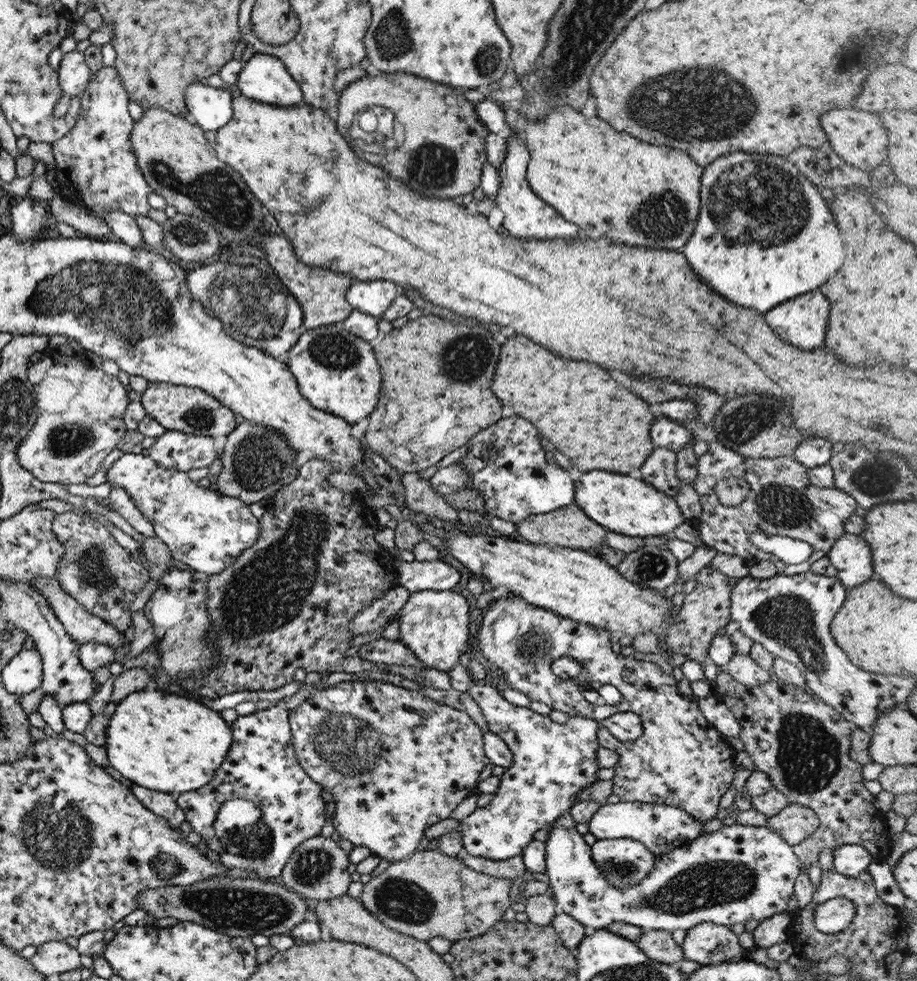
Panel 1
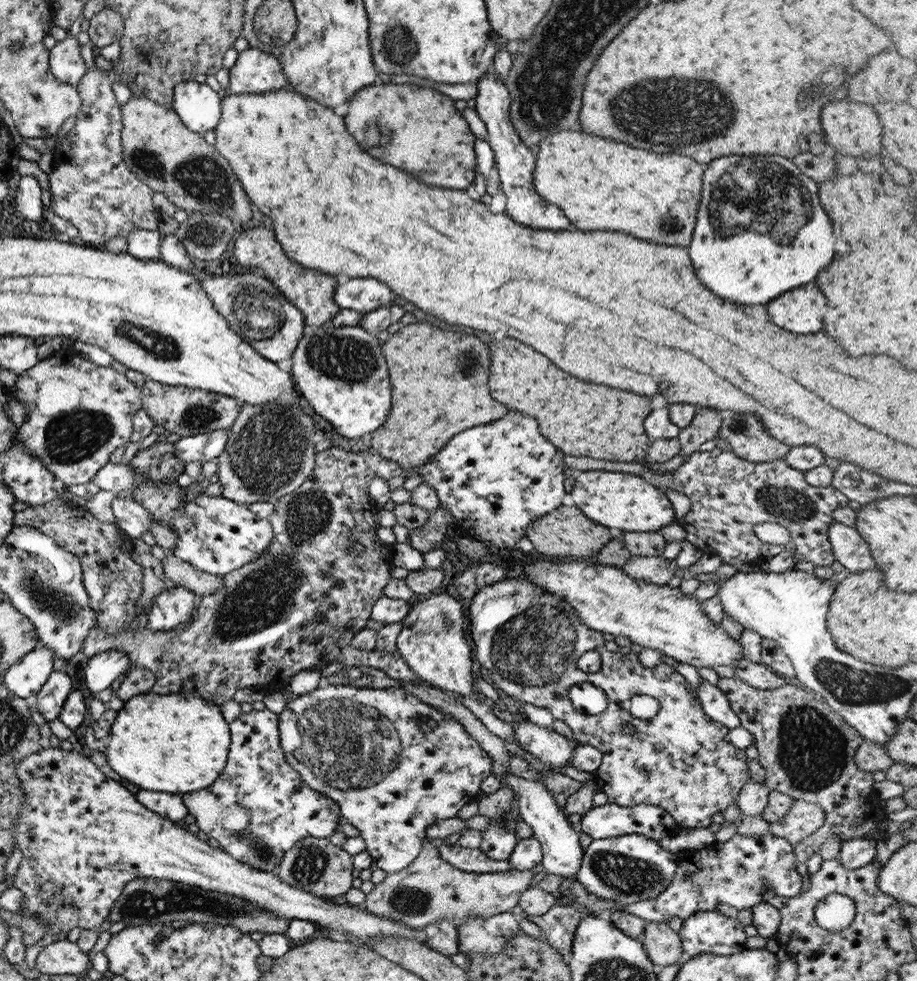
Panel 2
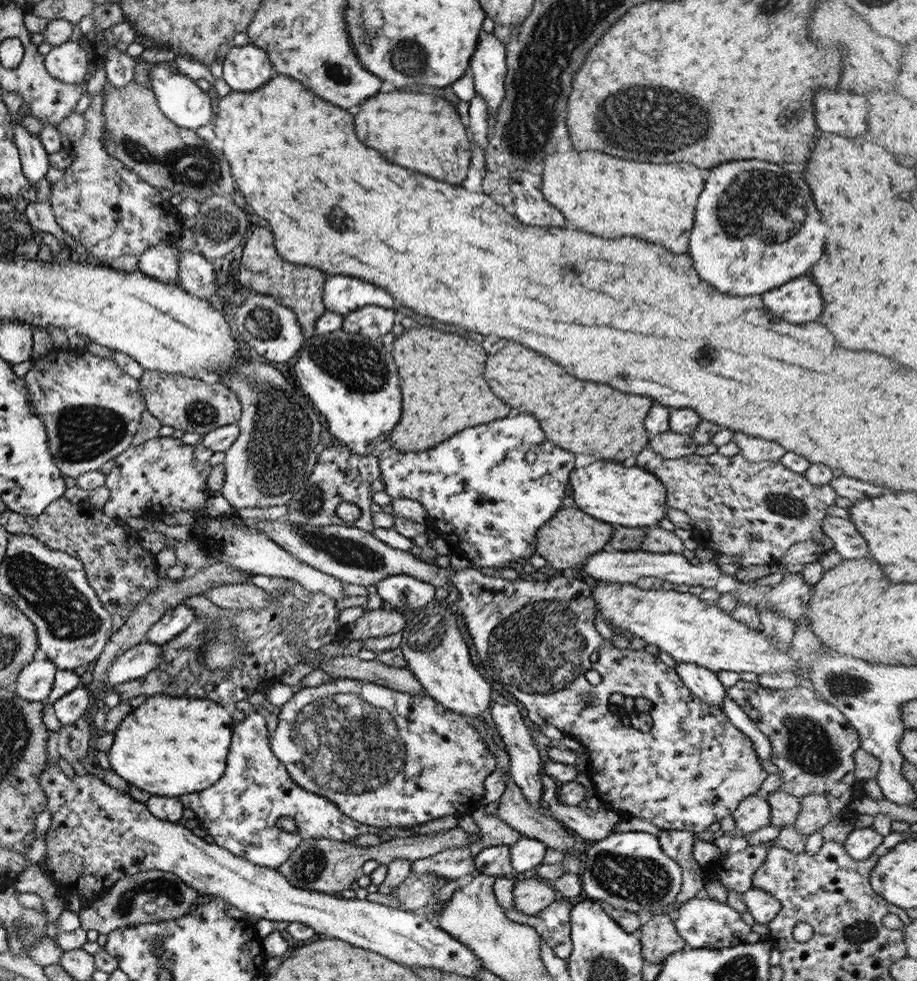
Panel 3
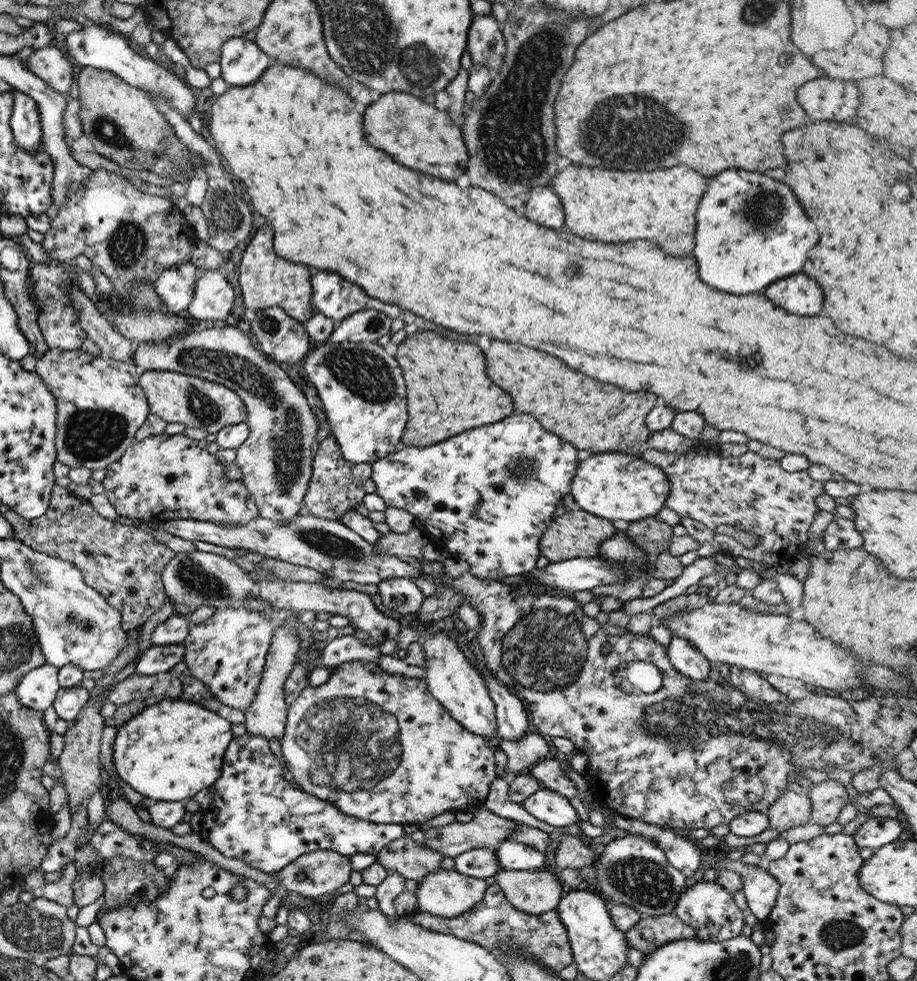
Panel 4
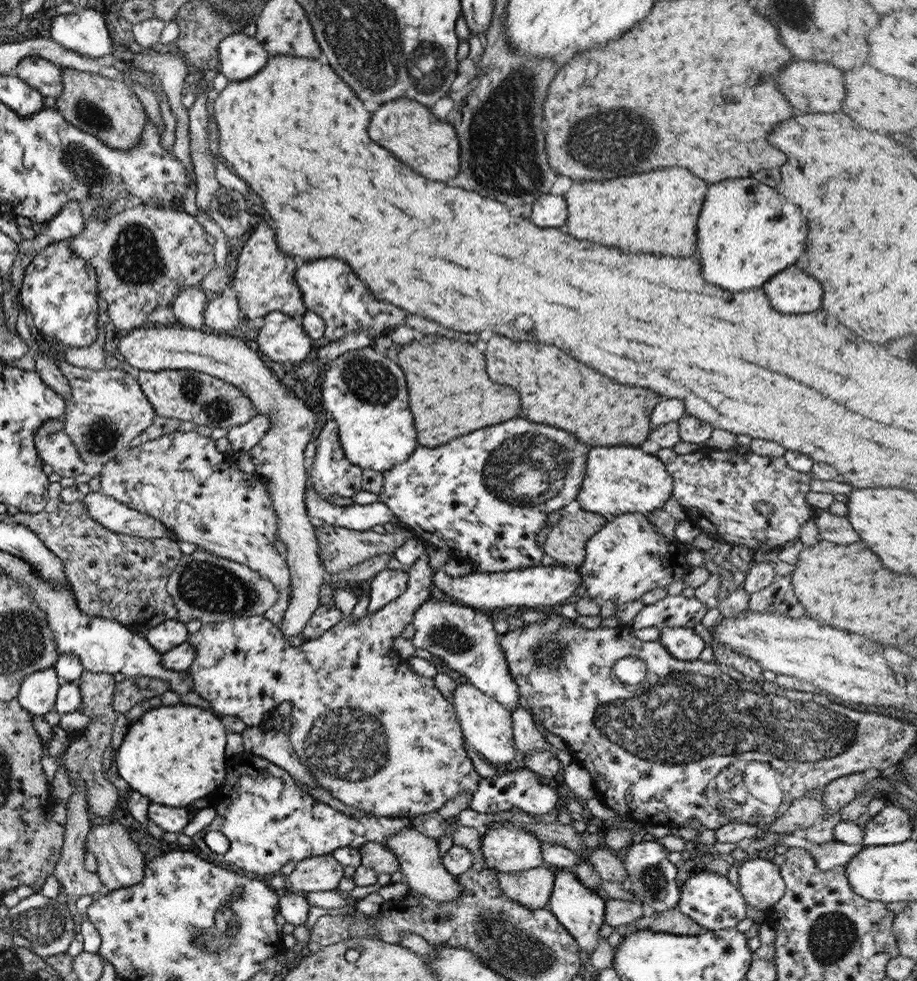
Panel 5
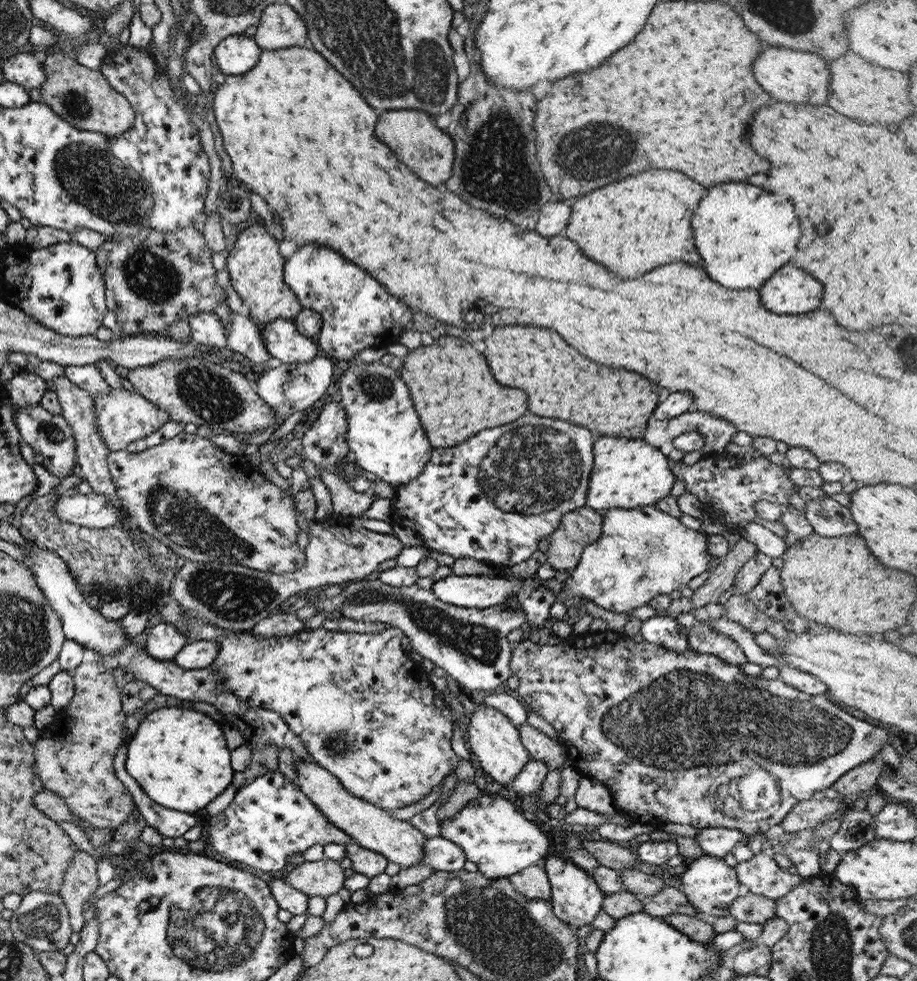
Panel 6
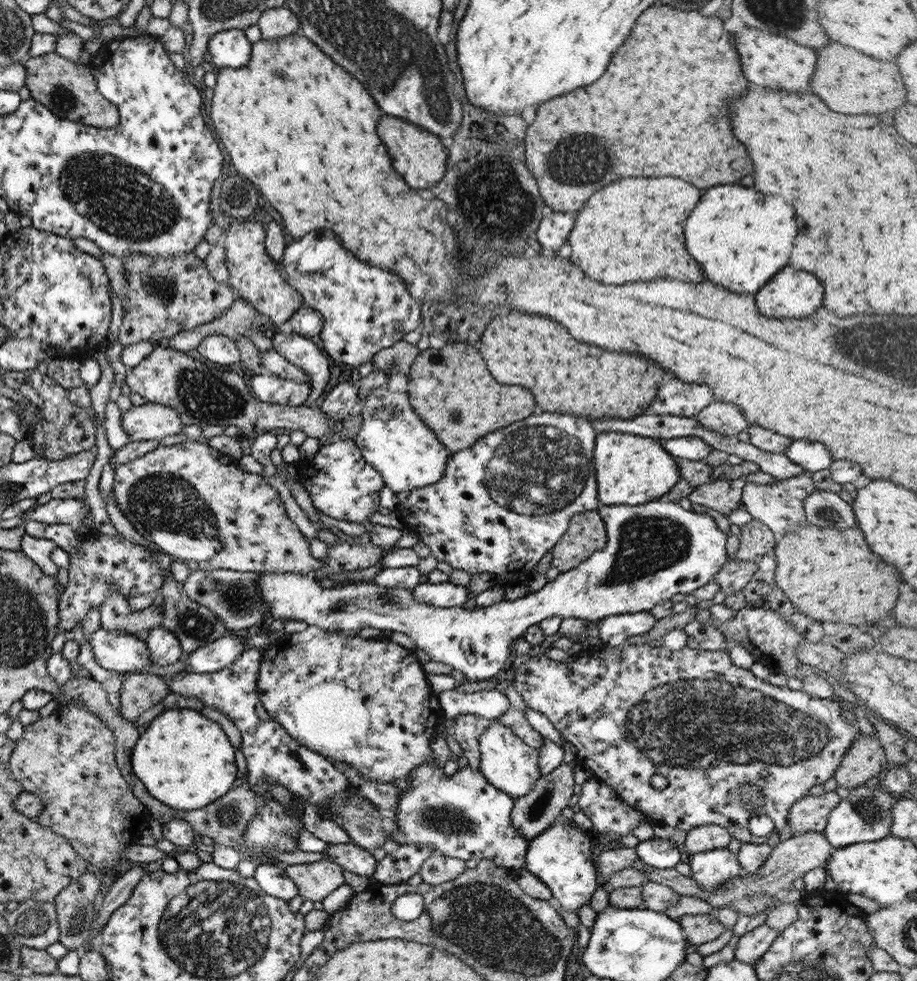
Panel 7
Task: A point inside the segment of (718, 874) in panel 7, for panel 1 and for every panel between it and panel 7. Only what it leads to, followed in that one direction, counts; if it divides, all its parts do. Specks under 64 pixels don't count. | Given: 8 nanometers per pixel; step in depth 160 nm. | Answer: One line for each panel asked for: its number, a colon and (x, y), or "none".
1: (707, 944)
2: (711, 932)
3: (702, 922)
4: (706, 907)
5: (707, 898)
6: (709, 884)

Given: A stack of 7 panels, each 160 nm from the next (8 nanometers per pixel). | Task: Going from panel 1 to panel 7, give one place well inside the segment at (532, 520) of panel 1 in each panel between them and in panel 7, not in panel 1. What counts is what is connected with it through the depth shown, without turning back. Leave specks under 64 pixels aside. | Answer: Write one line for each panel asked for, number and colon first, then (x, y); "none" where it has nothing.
2: (564, 533)
3: (568, 538)
4: (574, 534)
5: (565, 542)
6: (577, 528)
7: (585, 533)

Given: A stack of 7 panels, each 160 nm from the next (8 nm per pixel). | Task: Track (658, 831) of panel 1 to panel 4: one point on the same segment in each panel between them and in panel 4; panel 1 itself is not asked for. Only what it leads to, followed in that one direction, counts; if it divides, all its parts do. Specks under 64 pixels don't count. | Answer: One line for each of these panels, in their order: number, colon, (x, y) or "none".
2: (608, 820)
3: (591, 826)
4: (551, 808)

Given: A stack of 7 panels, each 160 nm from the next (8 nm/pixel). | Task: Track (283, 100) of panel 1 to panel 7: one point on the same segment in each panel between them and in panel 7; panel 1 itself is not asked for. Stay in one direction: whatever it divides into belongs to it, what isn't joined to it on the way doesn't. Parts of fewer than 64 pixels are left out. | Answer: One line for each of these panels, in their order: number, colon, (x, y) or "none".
2: (254, 72)
3: (245, 68)
4: (241, 62)
5: (239, 56)
6: (235, 54)
7: (228, 49)

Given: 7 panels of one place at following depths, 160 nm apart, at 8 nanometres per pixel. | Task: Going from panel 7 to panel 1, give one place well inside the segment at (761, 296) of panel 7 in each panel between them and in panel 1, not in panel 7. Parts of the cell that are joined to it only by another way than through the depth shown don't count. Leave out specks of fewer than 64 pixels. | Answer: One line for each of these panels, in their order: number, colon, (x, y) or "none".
1: (801, 321)
2: (799, 311)
3: (797, 301)
4: (797, 294)
5: (790, 291)
6: (789, 291)

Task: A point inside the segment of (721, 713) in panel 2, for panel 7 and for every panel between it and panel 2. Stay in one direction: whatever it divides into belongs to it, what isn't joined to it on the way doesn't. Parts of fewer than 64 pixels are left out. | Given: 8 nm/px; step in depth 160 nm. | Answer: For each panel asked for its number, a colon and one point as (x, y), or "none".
3: (703, 683)
4: (687, 661)
5: (683, 644)
6: (662, 631)
7: (614, 630)

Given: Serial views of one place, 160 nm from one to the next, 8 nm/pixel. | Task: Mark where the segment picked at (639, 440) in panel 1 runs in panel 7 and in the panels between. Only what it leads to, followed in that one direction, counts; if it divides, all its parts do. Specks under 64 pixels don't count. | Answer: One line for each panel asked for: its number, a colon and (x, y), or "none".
2: (580, 419)
3: (584, 418)
4: (591, 416)
5: (556, 390)
6: (560, 383)
7: (520, 349)

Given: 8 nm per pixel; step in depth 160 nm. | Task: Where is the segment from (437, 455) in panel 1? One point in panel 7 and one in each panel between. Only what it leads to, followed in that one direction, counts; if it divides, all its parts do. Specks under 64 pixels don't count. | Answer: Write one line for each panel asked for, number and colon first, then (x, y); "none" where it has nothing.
2: (438, 379)
3: (441, 376)
4: (446, 398)
5: (463, 399)
6: (454, 395)
7: (450, 390)

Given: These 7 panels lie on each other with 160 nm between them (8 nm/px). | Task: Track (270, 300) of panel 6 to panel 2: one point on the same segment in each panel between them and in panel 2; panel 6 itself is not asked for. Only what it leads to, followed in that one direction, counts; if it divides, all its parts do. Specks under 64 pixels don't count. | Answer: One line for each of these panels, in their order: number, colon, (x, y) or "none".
2: (309, 290)
3: (298, 287)
4: (266, 280)
5: (263, 282)

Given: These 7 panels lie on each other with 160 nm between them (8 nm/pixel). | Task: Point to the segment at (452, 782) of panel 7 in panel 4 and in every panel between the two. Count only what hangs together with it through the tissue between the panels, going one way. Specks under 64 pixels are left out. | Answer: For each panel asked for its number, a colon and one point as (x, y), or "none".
4: (510, 855)
5: (505, 848)
6: (493, 835)

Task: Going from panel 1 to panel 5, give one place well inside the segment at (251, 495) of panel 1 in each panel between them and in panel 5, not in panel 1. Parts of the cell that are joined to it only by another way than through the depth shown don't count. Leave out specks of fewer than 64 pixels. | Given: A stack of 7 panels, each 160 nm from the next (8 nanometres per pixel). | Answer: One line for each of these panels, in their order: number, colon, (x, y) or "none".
2: (268, 453)
3: (272, 456)
4: (275, 458)
5: (278, 457)

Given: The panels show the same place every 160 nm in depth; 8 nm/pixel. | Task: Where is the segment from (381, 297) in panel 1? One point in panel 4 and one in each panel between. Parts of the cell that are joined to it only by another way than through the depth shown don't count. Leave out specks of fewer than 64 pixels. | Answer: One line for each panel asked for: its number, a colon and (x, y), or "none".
2: (360, 295)
3: (340, 294)
4: (331, 295)

